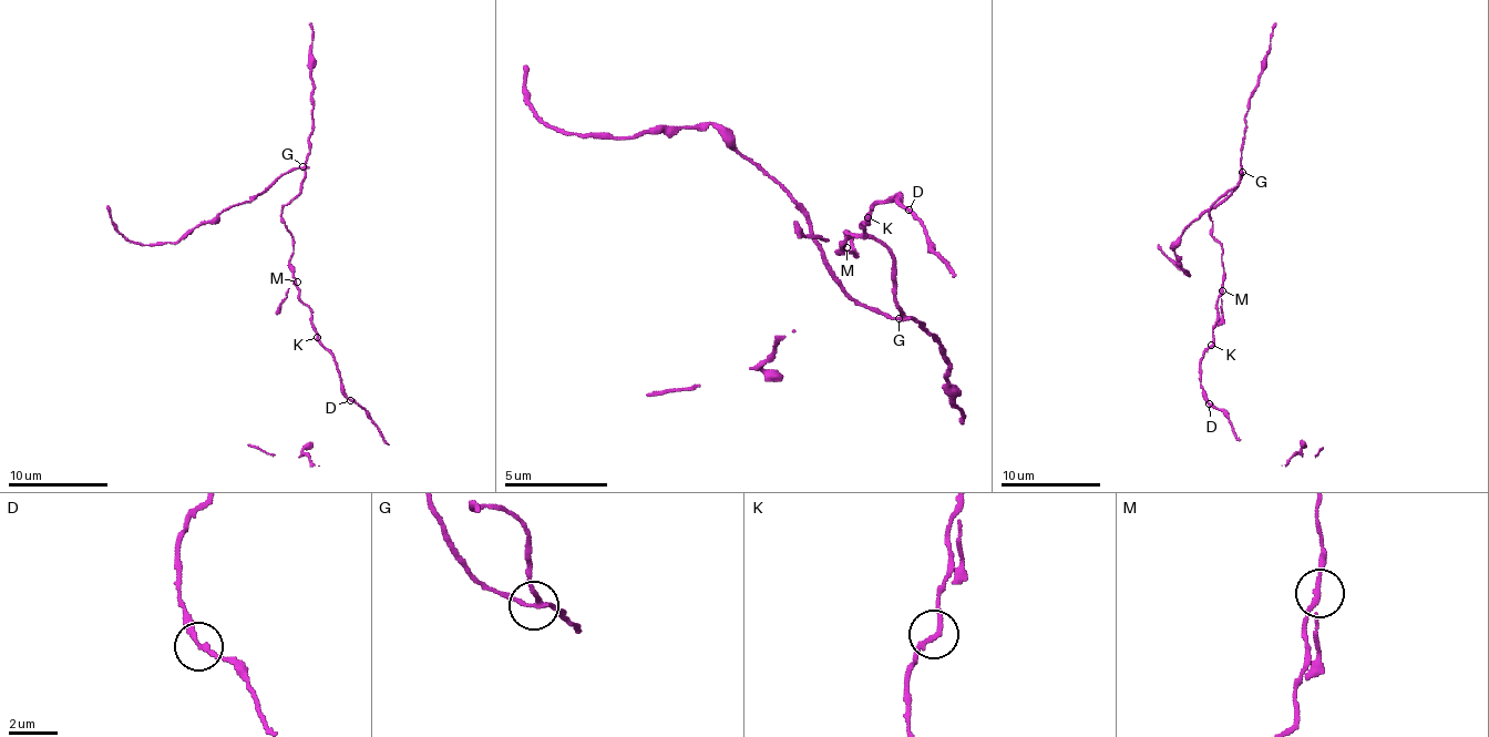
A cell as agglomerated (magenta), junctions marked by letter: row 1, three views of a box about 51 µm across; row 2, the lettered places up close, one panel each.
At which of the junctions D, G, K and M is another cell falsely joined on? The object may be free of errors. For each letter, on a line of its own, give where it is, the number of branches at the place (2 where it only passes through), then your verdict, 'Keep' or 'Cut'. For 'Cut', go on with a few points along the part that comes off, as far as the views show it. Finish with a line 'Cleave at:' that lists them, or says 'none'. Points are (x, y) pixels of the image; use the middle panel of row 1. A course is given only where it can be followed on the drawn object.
D: Place: (909, 210). Branches: 2. Keep
G: Place: (899, 318). Branches: 3. Cut. Course of the part to remove: (900, 317), (843, 289), (810, 214), (712, 126), (656, 124), (633, 139), (562, 134), (527, 99), (526, 68)
K: Place: (868, 217). Branches: 2. Keep
M: Place: (846, 247). Branches: 3. Keep
Cleave at: G

